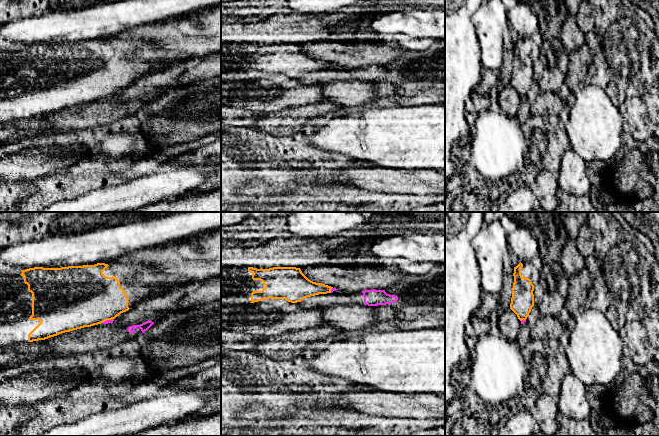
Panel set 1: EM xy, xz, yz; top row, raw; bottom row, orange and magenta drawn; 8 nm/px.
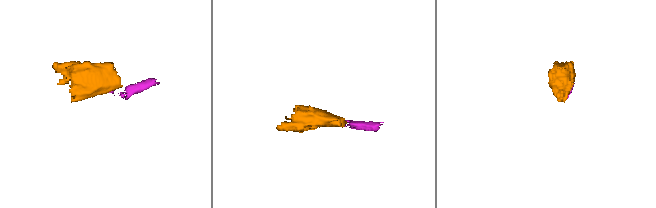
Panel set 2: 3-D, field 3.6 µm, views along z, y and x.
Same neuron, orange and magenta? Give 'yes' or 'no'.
no

